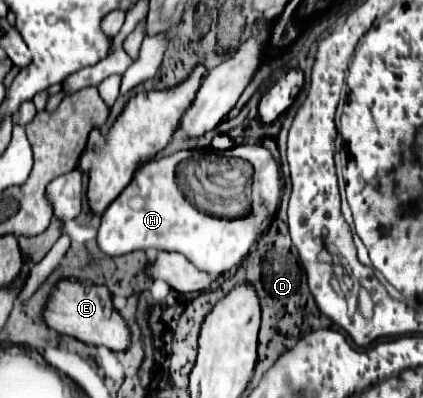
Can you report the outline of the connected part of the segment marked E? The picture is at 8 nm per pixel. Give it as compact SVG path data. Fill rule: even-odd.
M67 278L59 280L57 286L51 290L49 300L43 308L43 322L51 330L55 330L59 334L73 336L85 344L105 346L105 348L117 350L117 352L129 348L127 324L121 318L121 314L113 308L111 294L109 294L107 286L93 284L93 286L85 288L85 284L79 280L67 280Z

